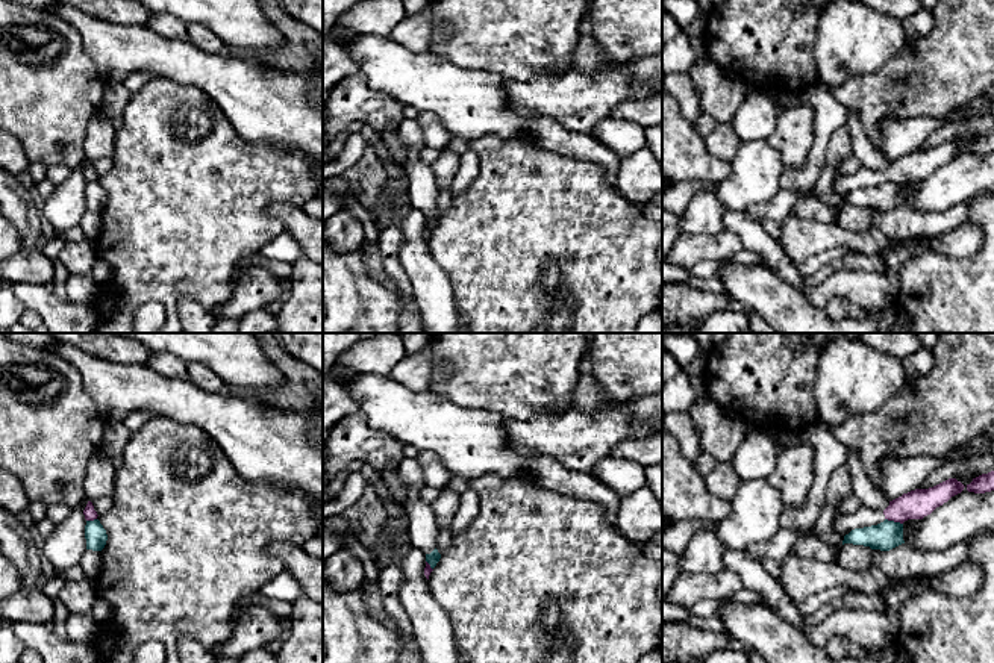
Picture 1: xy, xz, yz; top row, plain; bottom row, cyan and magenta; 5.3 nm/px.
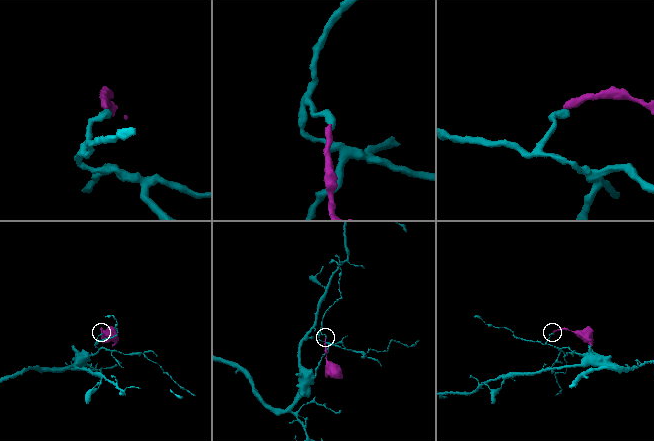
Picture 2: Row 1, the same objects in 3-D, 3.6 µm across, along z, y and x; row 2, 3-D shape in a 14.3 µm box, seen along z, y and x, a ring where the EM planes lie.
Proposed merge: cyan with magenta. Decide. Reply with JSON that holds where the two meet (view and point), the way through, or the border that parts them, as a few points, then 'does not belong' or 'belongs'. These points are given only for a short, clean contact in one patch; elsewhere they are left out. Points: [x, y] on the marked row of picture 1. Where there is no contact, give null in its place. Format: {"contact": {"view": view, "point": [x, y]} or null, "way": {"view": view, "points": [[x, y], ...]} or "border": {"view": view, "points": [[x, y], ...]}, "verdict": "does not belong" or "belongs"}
{"contact": {"view": "yz", "point": [894, 522]}, "border": {"view": "yz", "points": [[885, 518], [902, 524]]}, "verdict": "does not belong"}

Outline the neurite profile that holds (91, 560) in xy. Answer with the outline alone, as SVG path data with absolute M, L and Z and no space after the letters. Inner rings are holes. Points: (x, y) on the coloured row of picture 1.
M86 549L79 562L86 578L94 581L102 569L102 551Z

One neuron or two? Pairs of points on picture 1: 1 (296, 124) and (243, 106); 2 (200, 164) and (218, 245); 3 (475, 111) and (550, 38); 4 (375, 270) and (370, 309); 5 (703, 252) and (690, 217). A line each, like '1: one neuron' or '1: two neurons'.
1: one neuron
2: one neuron
3: two neurons
4: two neurons
5: two neurons

